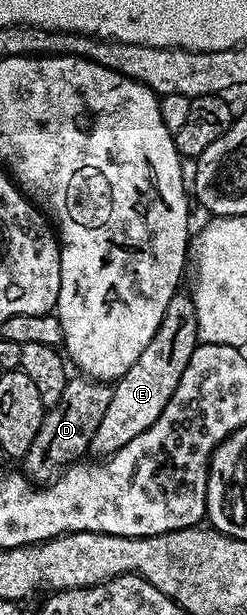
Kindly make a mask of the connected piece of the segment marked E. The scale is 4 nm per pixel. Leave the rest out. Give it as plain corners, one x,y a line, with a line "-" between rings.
178,292
171,304
167,304
167,312
163,312
163,320
159,328
155,328
155,336
151,336
151,344
139,352
139,360
135,360
113,386
111,404
107,404
107,412
103,412
103,420
99,420
99,428
95,428
95,436
91,436
88,453
93,456
114,454
123,444
131,444
139,432
147,432
147,428
163,416
163,408
167,408
167,400
171,400
175,388
179,388
179,380
183,380
183,372
198,345
195,304
188,293

